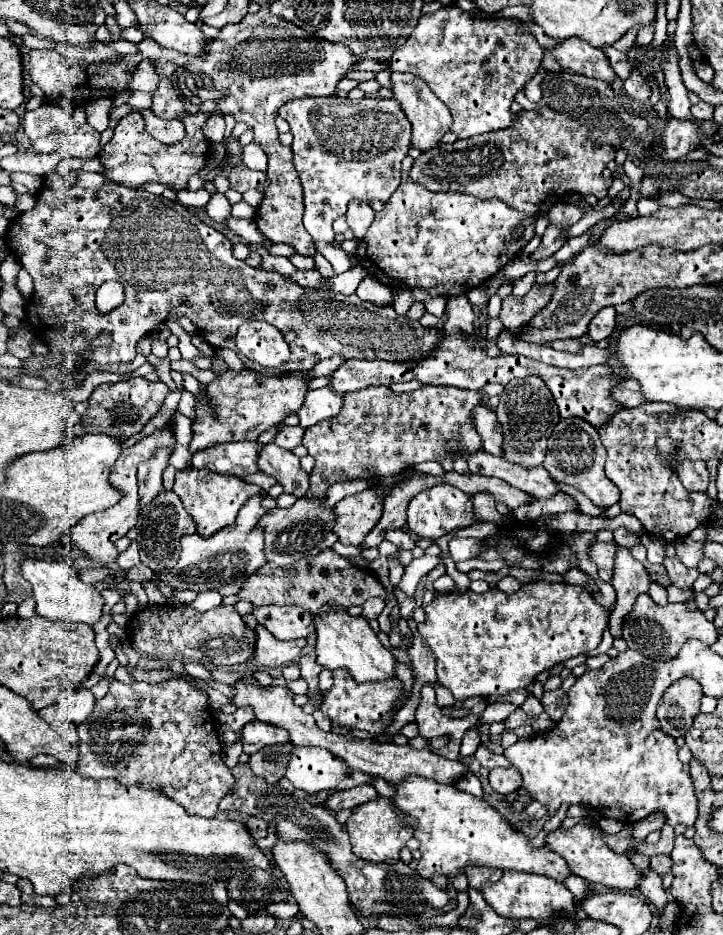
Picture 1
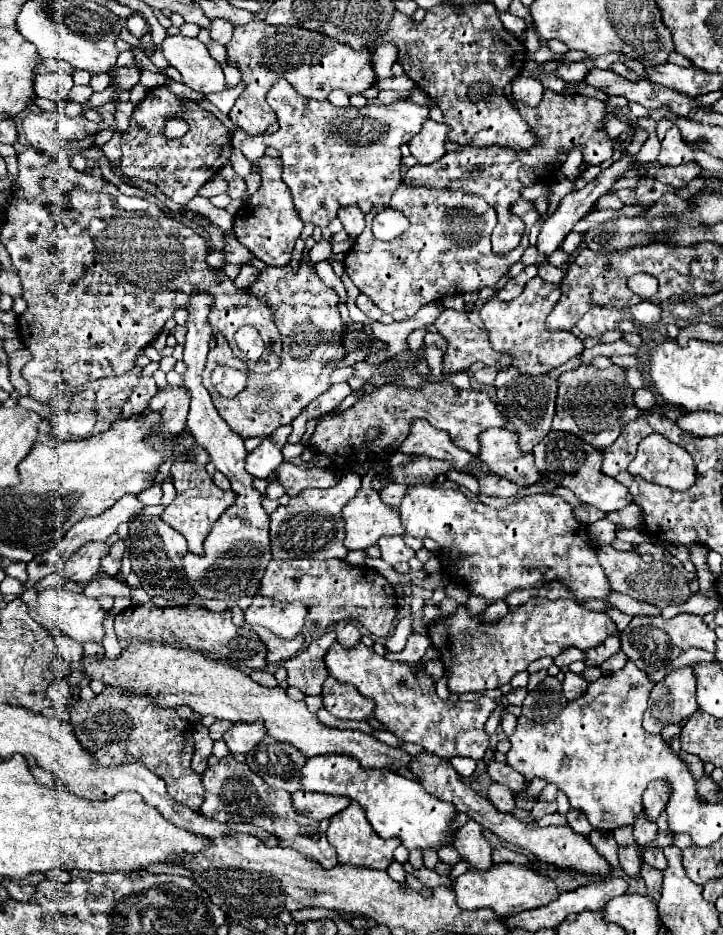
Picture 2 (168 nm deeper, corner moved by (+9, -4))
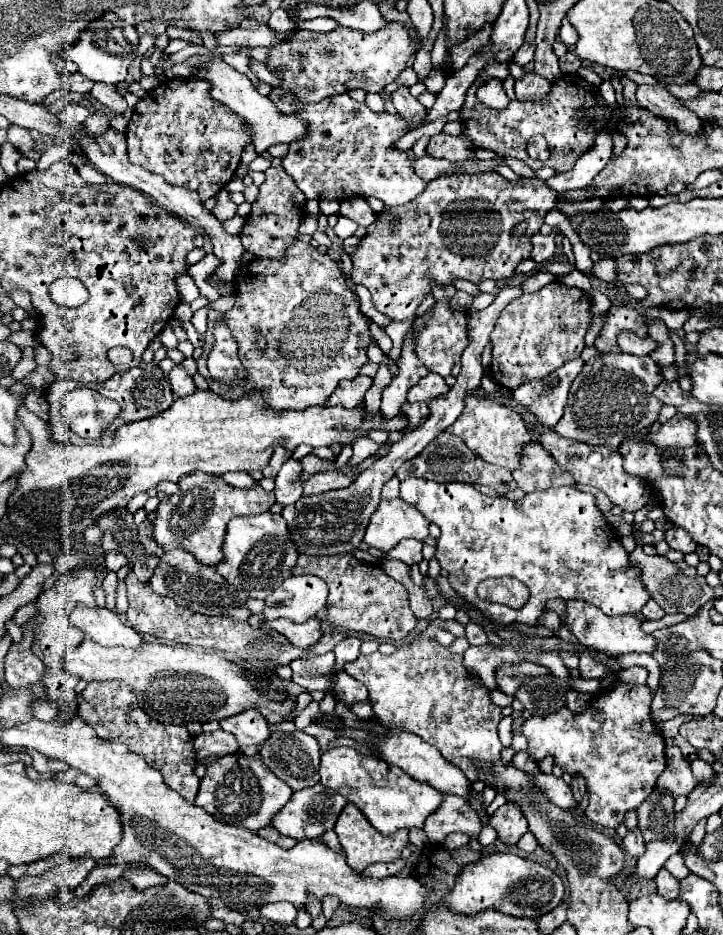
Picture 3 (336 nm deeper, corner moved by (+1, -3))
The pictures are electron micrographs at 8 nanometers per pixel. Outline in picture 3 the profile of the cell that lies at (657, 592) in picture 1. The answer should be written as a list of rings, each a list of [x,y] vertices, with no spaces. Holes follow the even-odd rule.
[[[652,599],[642,607],[642,615],[646,617],[646,619],[662,619],[666,613],[662,611],[662,607],[660,605],[656,605]]]

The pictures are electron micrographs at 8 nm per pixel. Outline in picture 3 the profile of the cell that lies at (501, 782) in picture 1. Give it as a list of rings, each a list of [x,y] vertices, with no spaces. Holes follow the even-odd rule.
[[[504,803],[498,807],[490,817],[490,825],[498,831],[500,841],[508,845],[516,845],[518,839],[528,831],[526,817],[516,803]]]

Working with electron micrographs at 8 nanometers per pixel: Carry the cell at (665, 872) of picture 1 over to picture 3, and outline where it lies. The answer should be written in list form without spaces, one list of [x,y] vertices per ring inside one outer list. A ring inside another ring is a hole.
[[[662,867],[654,879],[656,883],[656,889],[662,897],[668,897],[668,899],[676,899],[678,897],[678,881]]]

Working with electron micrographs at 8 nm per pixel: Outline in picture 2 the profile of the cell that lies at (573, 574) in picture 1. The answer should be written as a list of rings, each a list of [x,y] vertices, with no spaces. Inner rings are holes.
[[[609,605],[606,613],[610,615],[610,618],[615,622],[620,632],[622,632],[632,620],[631,616],[620,612],[620,610],[612,605]]]

